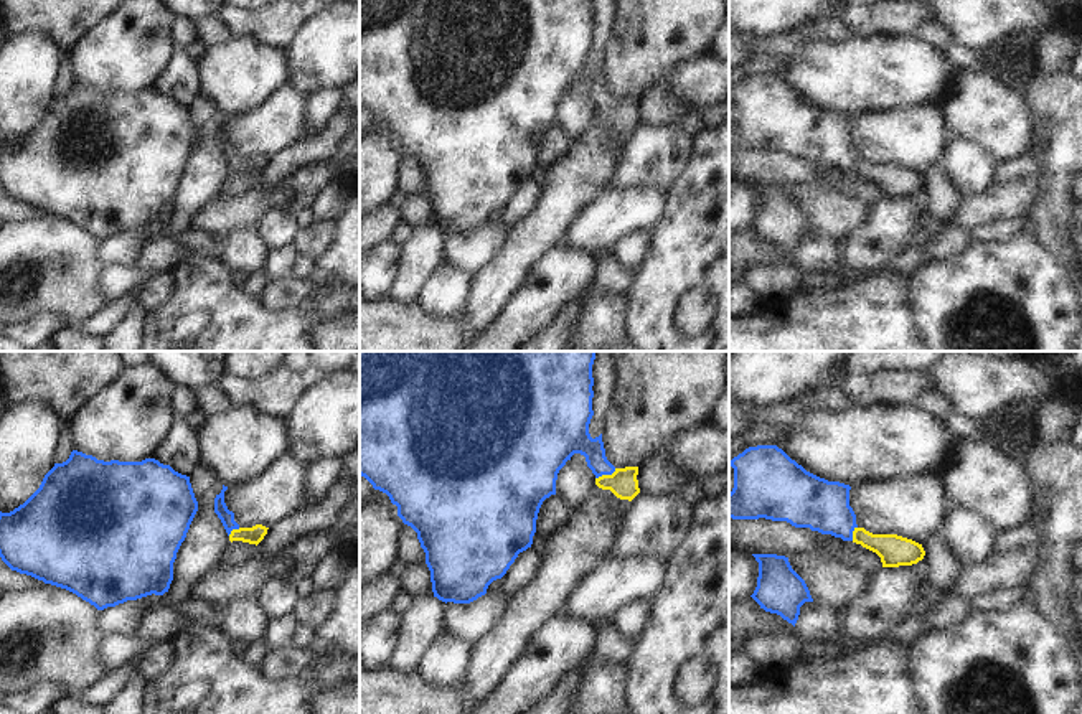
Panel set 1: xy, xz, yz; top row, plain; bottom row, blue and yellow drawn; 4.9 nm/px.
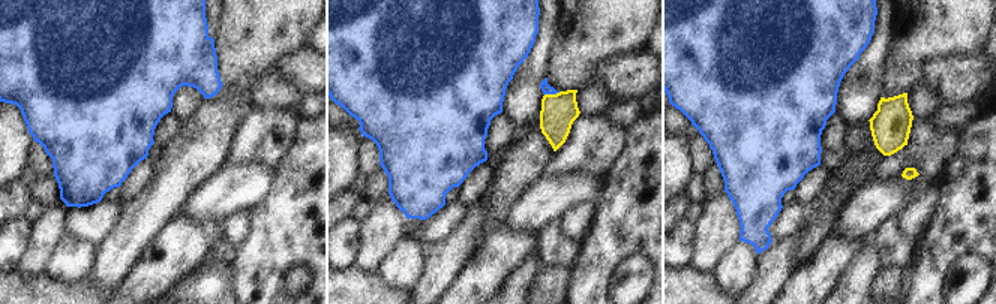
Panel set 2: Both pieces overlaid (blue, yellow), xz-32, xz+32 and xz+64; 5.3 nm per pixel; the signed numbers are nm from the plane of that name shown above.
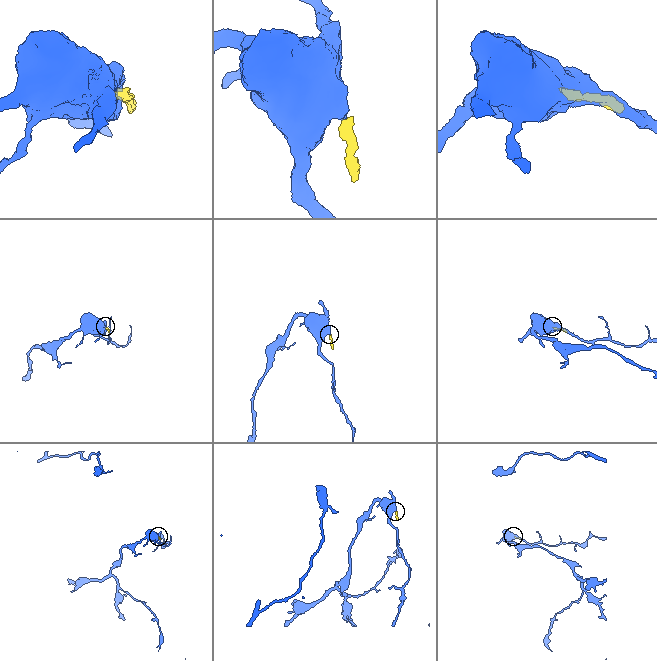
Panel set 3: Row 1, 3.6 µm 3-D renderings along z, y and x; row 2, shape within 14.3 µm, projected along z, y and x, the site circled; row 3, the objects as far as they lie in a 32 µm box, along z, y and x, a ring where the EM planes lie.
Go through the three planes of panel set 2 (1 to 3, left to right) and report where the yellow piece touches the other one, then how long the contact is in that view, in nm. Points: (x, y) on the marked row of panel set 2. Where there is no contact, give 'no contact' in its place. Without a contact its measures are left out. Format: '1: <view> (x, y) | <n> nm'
1: no contact
2: xz+32 (552, 93) | 90 nm
3: no contact

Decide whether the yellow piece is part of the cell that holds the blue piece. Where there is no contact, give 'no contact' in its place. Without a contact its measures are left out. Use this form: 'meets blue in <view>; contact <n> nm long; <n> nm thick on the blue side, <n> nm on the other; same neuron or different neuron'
meets blue in xz; contact 120 nm long; 180 nm thick on the blue side, 140 nm on the other; same neuron

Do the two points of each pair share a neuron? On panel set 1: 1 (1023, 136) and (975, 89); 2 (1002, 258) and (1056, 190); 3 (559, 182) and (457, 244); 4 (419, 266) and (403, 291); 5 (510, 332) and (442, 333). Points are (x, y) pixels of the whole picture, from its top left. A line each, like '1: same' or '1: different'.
1: same
2: different
3: different
4: same
5: different

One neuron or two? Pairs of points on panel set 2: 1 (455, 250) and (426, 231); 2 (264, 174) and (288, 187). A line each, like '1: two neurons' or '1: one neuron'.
1: two neurons
2: two neurons

